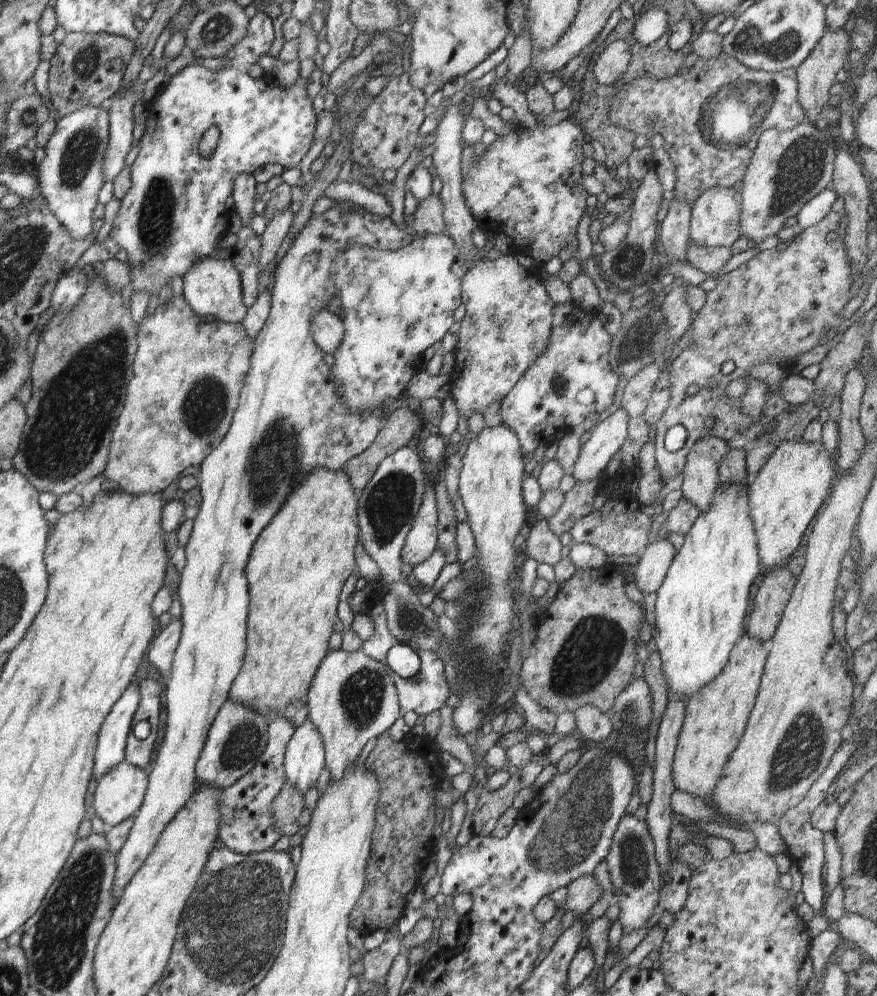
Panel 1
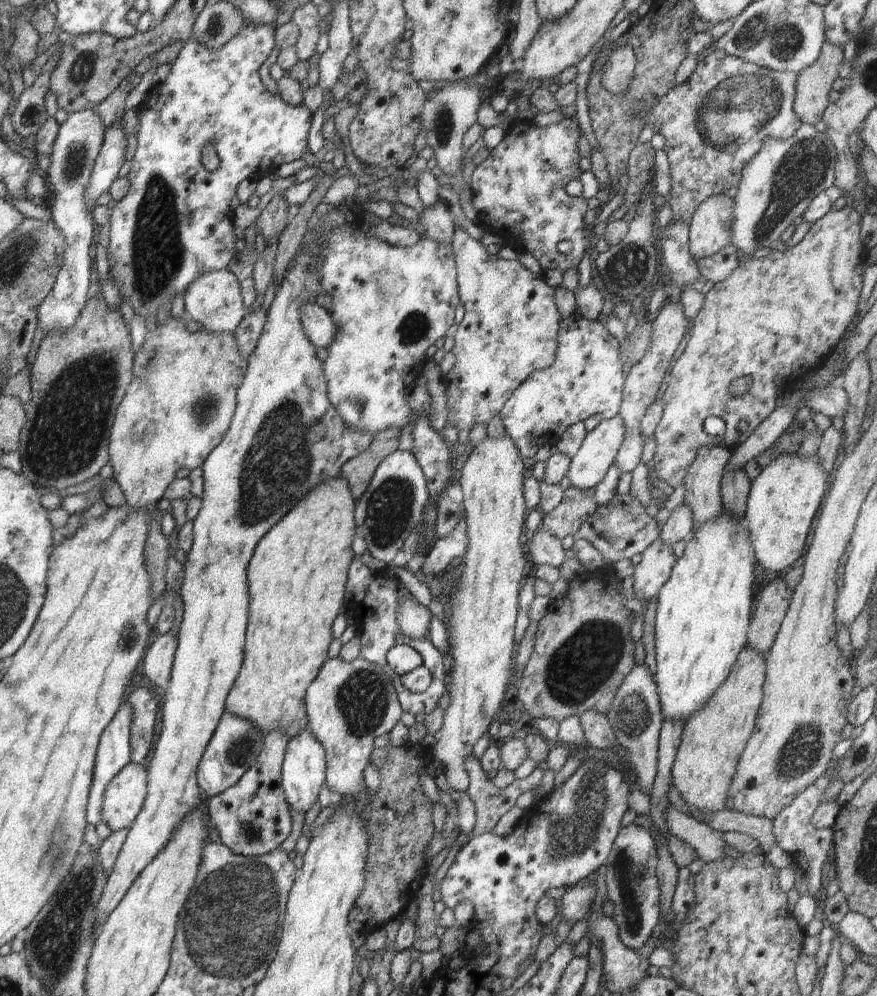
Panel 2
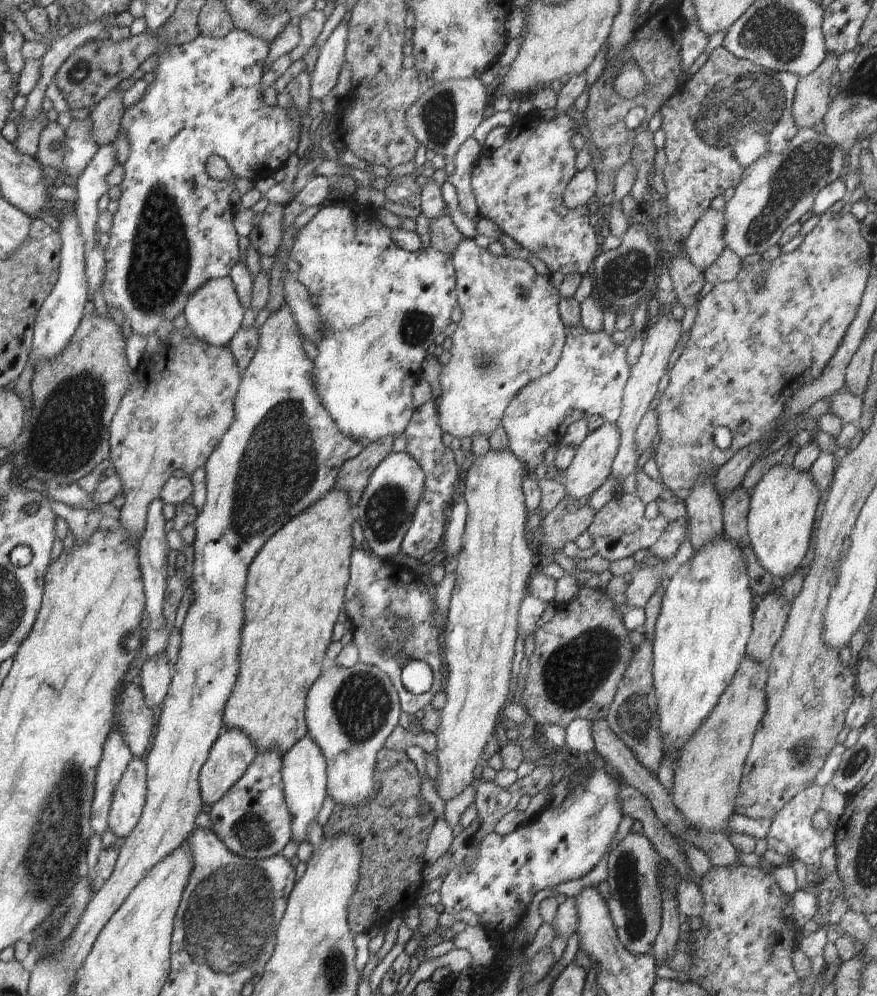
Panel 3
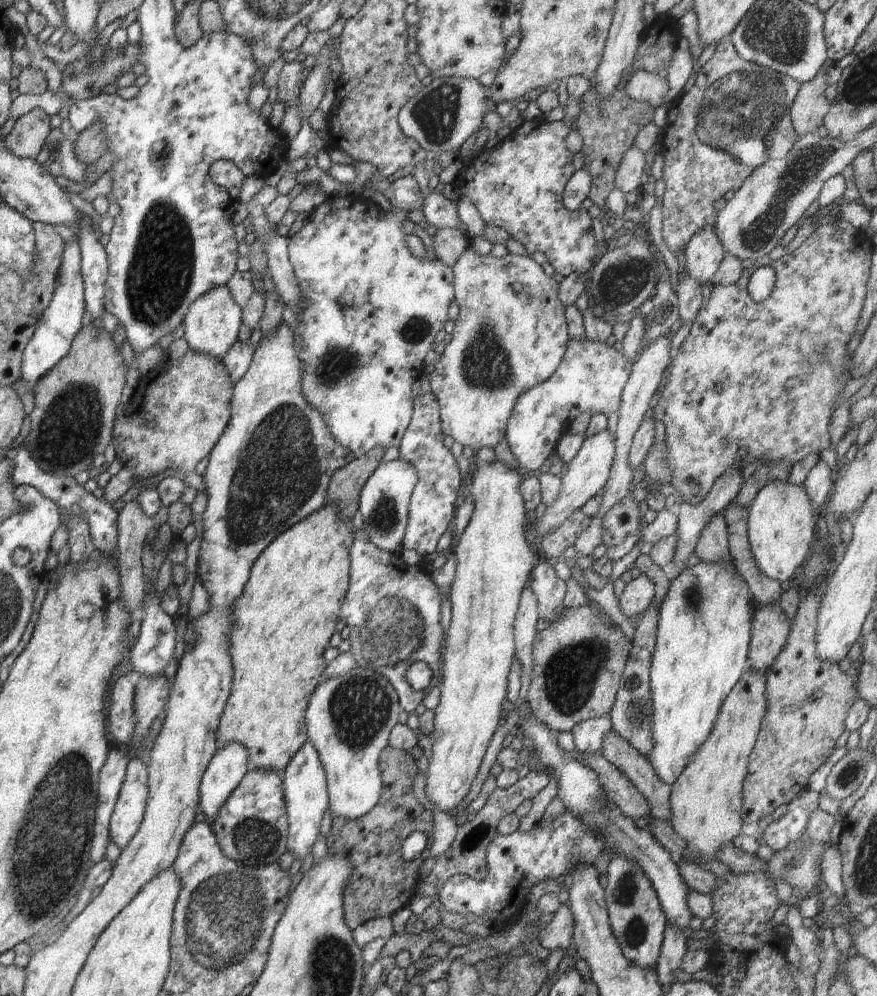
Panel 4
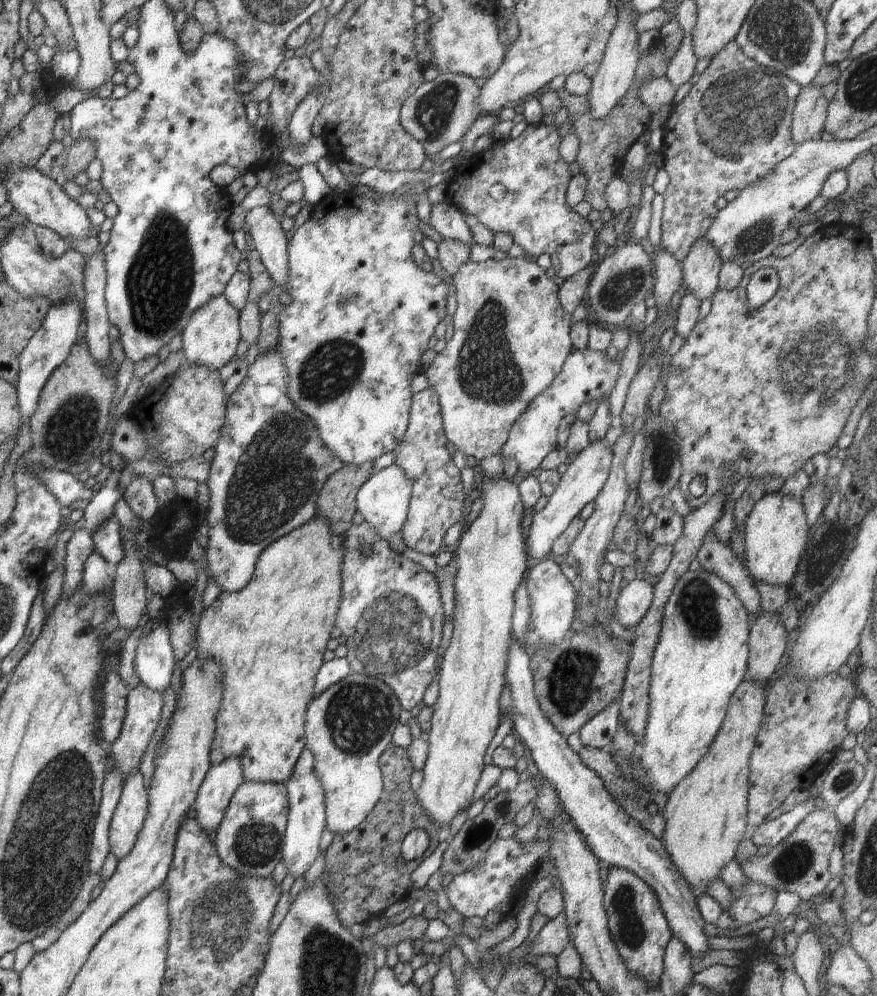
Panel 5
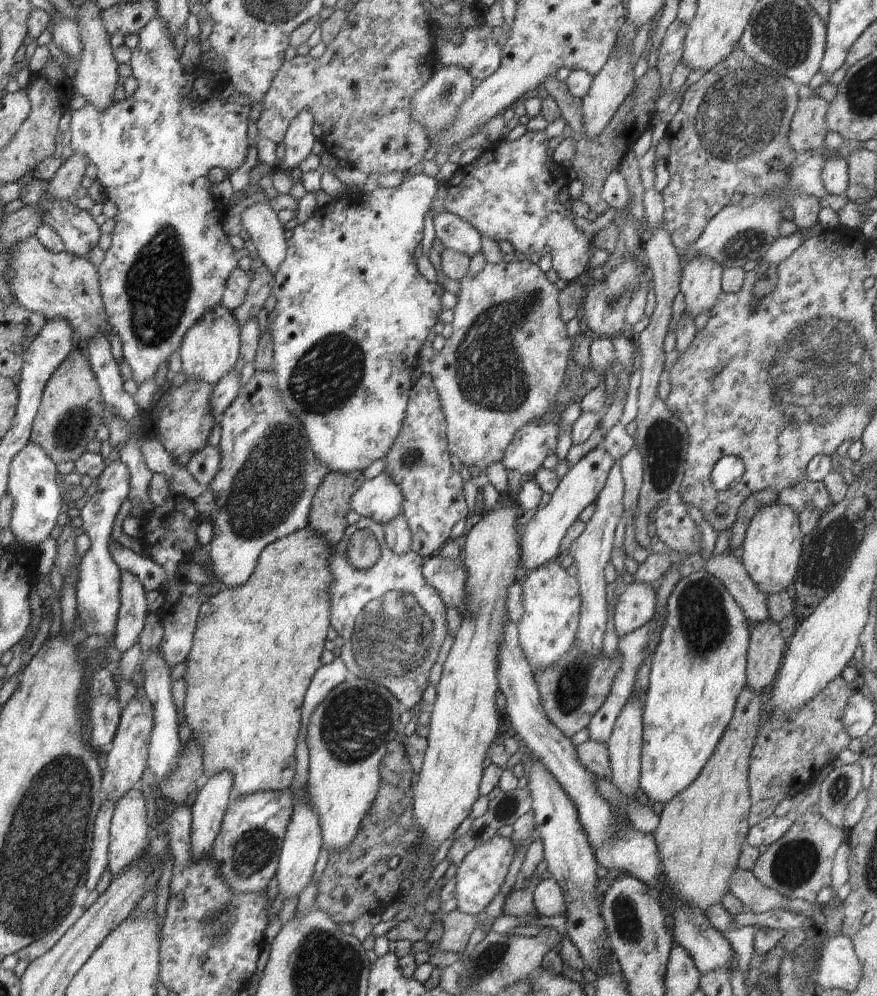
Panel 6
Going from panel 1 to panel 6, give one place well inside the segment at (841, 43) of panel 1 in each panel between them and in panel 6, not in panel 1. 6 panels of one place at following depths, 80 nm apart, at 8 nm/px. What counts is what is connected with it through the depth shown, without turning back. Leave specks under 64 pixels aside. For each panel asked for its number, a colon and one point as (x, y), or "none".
2: (813, 83)
3: (811, 102)
4: (810, 107)
5: (810, 110)
6: (808, 129)

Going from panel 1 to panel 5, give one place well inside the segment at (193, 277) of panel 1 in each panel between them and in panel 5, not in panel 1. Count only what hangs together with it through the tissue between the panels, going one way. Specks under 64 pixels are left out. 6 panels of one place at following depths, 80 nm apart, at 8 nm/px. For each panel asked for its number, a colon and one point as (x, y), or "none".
2: (214, 299)
3: (214, 312)
4: (211, 324)
5: (210, 338)

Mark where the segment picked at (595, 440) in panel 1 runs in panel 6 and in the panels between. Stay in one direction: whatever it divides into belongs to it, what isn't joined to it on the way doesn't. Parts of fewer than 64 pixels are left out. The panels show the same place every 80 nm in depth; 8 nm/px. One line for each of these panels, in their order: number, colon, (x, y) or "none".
2: (598, 451)
3: (591, 465)
4: (588, 472)
5: (584, 478)
6: (581, 485)

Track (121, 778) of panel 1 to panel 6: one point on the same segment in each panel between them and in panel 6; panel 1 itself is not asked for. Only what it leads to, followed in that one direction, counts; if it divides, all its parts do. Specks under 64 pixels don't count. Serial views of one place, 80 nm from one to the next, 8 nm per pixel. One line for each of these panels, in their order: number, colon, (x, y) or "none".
2: (124, 796)
3: (128, 798)
4: (127, 815)
5: (128, 818)
6: (129, 829)

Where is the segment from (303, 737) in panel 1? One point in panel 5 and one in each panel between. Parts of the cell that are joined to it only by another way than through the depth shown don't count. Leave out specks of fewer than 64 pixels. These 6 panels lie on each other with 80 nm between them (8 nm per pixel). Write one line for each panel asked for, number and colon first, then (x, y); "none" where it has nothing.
2: (303, 770)
3: (303, 769)
4: (305, 783)
5: (306, 821)

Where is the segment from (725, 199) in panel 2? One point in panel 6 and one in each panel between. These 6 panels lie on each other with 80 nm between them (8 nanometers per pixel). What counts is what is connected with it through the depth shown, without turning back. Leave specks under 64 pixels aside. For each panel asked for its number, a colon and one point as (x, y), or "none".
3: (705, 242)
4: (704, 252)
5: (701, 266)
6: (701, 277)

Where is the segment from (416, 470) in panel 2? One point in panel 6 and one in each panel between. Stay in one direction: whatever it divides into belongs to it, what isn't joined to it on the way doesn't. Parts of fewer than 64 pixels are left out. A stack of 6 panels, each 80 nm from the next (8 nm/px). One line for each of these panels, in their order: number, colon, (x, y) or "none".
3: (385, 510)
4: (384, 500)
5: (383, 500)
6: (380, 499)

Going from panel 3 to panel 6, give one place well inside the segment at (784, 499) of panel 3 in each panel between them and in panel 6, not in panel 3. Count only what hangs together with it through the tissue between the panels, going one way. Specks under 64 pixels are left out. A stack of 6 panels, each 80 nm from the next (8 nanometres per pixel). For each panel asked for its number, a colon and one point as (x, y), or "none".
4: (780, 526)
5: (776, 532)
6: (771, 552)

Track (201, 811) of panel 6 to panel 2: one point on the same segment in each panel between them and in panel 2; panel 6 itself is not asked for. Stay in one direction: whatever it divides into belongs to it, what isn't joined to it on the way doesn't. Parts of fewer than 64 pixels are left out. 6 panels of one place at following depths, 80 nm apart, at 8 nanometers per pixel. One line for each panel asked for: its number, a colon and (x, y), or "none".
2: (233, 749)
3: (231, 754)
4: (230, 763)
5: (222, 779)

